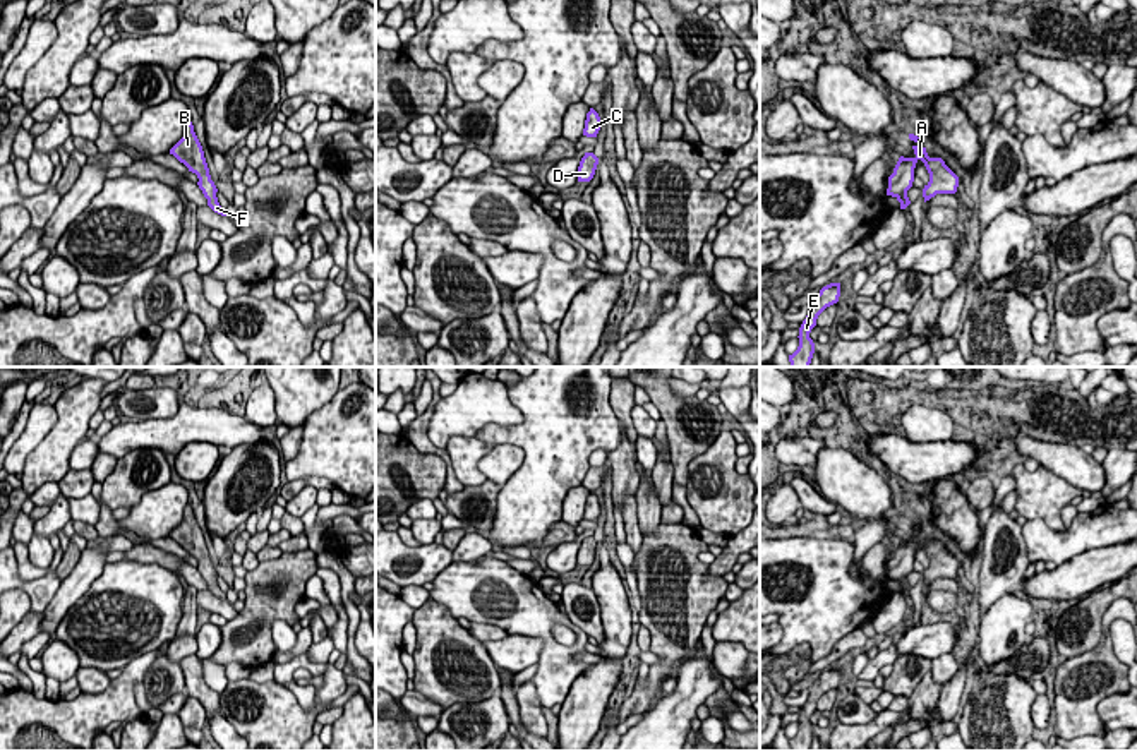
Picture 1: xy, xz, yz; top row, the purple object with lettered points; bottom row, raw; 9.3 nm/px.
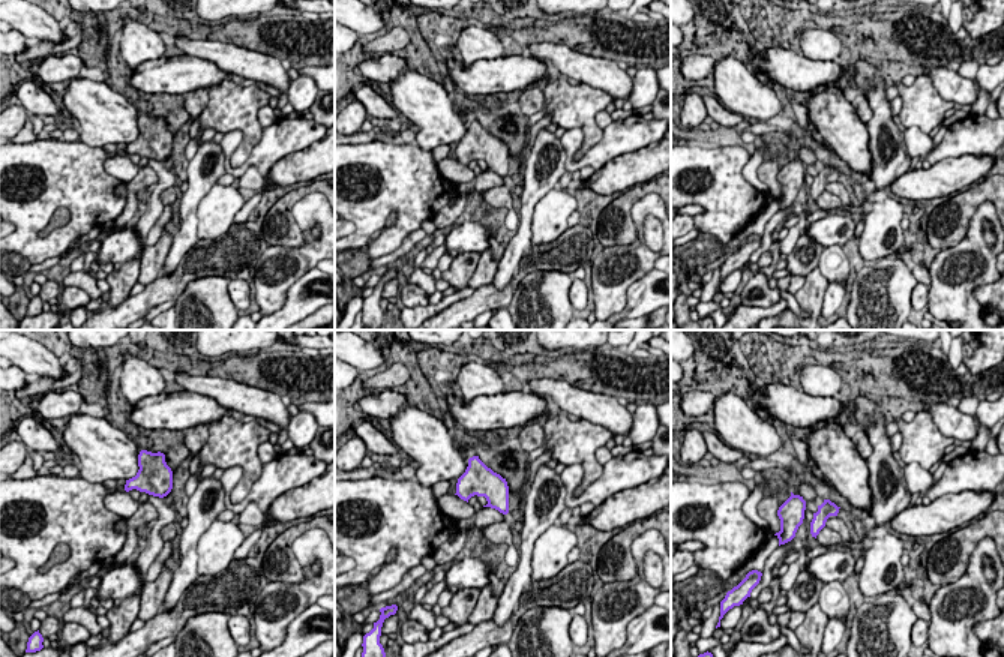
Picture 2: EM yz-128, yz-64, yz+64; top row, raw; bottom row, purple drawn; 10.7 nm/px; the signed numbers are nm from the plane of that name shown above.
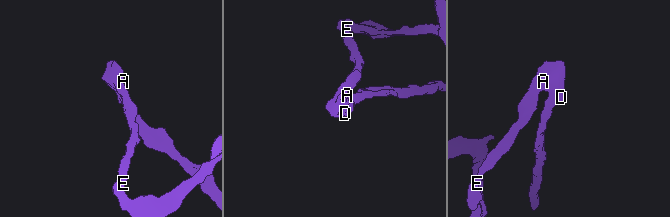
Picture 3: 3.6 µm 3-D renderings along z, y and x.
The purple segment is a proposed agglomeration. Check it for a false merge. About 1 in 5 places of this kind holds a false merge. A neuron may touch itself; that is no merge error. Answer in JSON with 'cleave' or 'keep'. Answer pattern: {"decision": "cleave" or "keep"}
{"decision": "keep"}

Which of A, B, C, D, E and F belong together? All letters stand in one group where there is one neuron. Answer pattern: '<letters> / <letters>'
A B C D E F

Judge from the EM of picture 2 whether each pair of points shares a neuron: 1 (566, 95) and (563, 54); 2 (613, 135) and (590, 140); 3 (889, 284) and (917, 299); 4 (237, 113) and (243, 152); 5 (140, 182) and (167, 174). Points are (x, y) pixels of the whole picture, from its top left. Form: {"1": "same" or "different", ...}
{"1": "different", "2": "different", "3": "different", "4": "same", "5": "different"}

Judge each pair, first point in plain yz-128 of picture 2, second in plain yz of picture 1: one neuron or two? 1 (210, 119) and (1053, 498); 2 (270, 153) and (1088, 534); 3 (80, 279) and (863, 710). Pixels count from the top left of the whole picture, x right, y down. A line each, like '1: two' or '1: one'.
1: one
2: one
3: two

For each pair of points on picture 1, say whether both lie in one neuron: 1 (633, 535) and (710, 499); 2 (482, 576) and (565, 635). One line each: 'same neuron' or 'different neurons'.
1: different neurons
2: different neurons

